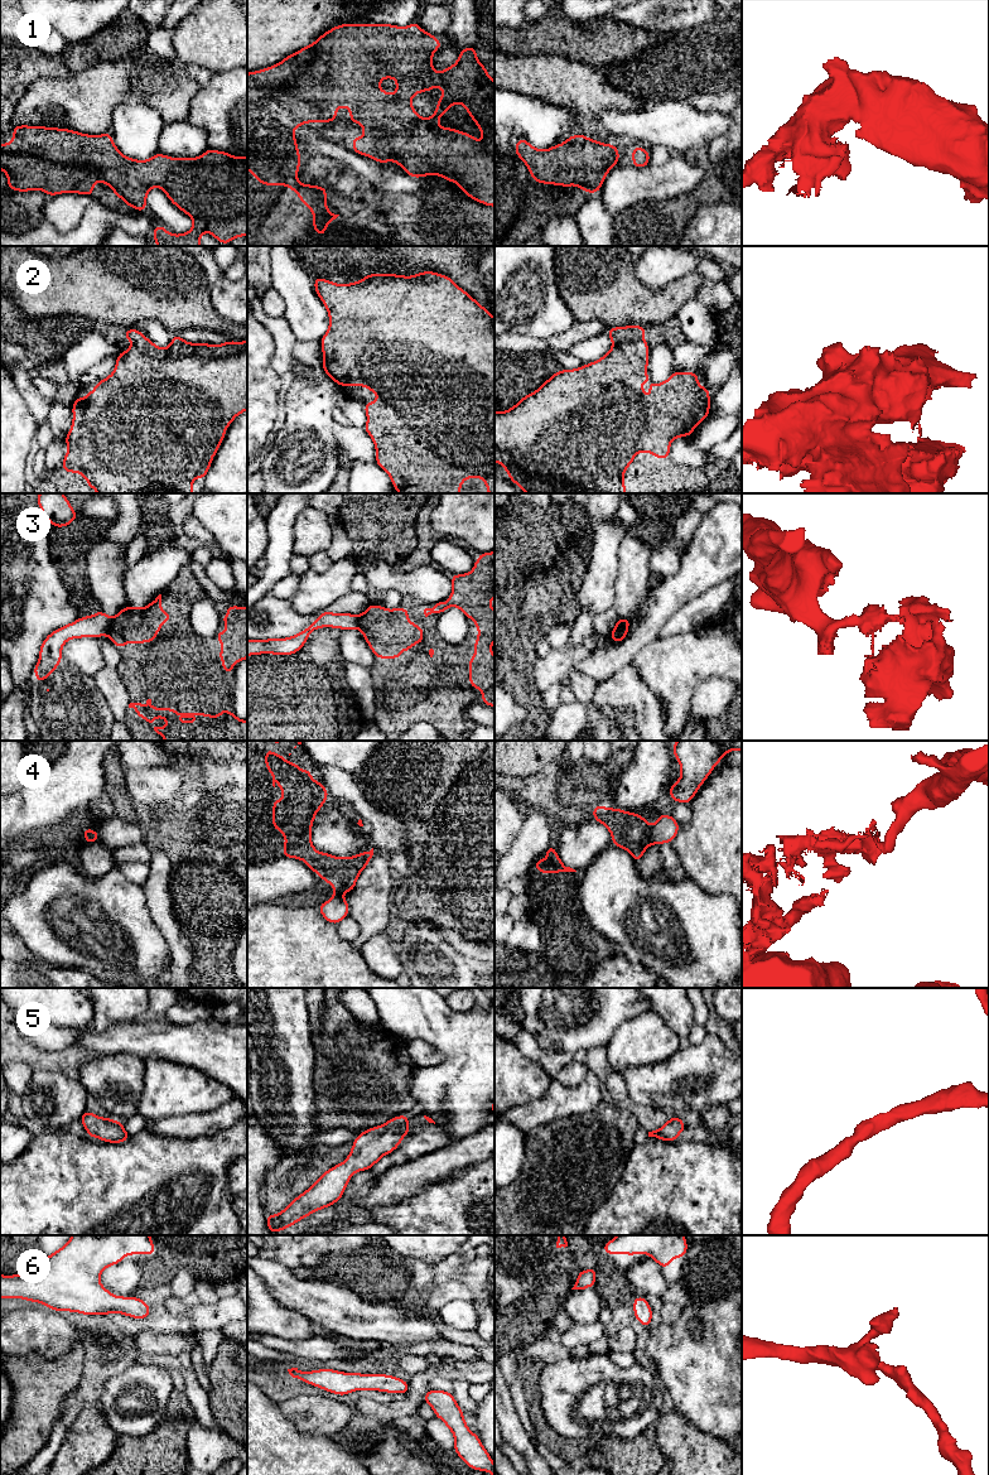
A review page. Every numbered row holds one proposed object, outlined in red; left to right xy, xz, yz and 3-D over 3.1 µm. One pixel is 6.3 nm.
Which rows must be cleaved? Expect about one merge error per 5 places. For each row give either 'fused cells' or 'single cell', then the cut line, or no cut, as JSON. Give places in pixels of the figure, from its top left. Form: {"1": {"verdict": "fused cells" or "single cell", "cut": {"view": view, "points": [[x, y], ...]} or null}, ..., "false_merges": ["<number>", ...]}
{"1": {"verdict": "single cell", "cut": null}, "2": {"verdict": "single cell", "cut": null}, "3": {"verdict": "fused cells", "cut": {"view": "xy", "points": [[112, 618], [107, 634]]}}, "4": {"verdict": "fused cells", "cut": {"view": "yz", "points": [[654, 827], [652, 843]]}}, "5": {"verdict": "single cell", "cut": null}, "6": {"verdict": "single cell", "cut": null}, "false_merges": ["3", "4"]}

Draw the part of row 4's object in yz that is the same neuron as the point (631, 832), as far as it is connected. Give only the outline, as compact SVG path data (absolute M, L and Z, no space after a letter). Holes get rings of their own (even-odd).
M593 806L594 821L603 824L611 833L612 844L631 853L638 863L645 850L653 844L653 826L637 813L607 806Z

